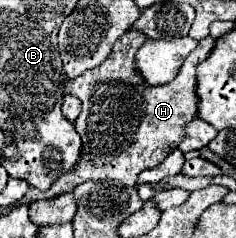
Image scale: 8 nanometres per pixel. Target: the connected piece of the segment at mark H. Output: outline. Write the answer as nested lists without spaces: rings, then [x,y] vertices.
[[[128,30],[118,38],[106,62],[98,68],[90,68],[78,78],[66,84],[68,94],[80,98],[82,112],[74,122],[76,132],[82,136],[82,158],[78,166],[58,178],[48,192],[30,188],[26,196],[18,202],[30,204],[42,198],[54,198],[62,192],[72,192],[78,184],[86,180],[120,180],[126,186],[136,186],[140,172],[156,168],[164,158],[178,148],[182,142],[186,126],[198,114],[196,96],[196,68],[204,62],[214,46],[214,38],[206,36],[200,40],[198,48],[189,54],[174,80],[165,86],[148,88],[140,74],[136,74],[134,54],[142,46],[146,36],[138,30]]]

